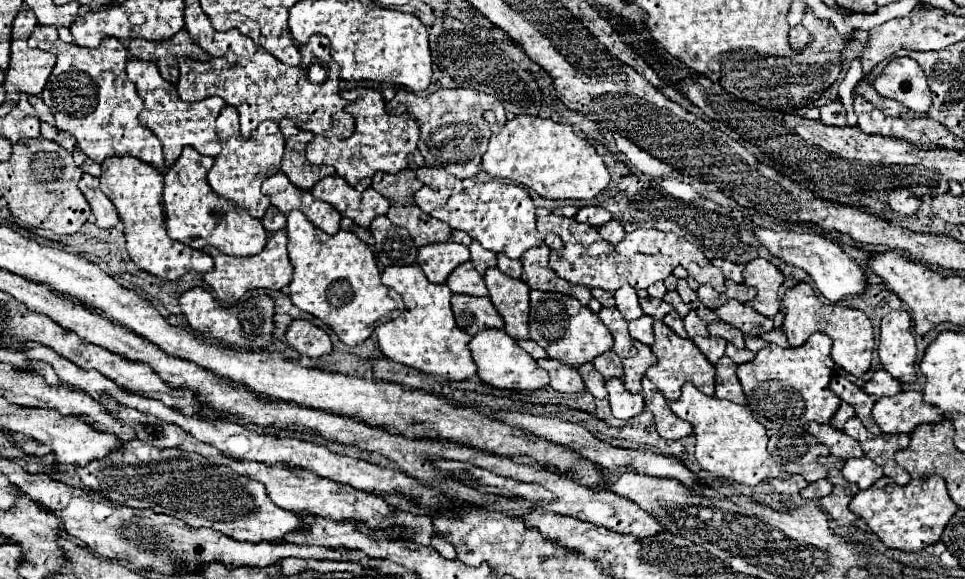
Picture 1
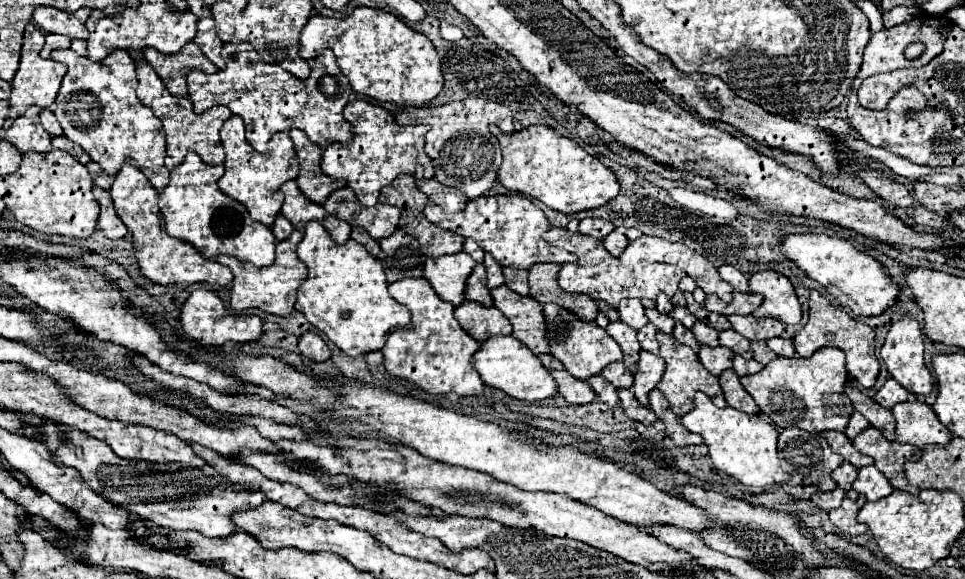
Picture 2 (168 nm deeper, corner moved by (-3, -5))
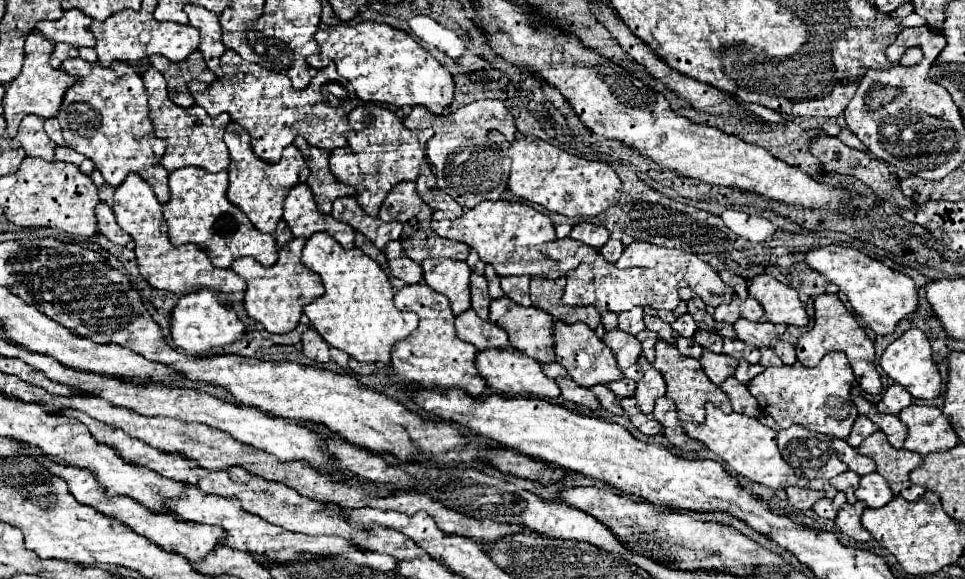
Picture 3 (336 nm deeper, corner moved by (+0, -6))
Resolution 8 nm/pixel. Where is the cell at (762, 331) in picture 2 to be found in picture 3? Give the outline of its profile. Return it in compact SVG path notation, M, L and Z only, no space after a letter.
M739 320L733 324L737 338L743 340L745 344L753 344L757 348L761 346L771 346L773 340L777 340L787 326L785 324L771 324L771 322L749 322L749 320Z

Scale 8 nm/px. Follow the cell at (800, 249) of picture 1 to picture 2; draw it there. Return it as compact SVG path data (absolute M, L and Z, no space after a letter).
M816 233L788 235L782 239L780 251L792 263L796 263L810 279L818 281L828 289L828 293L838 301L840 307L848 309L856 317L860 315L880 315L898 297L898 285L890 281L882 265L866 253L860 253L854 245L844 239Z

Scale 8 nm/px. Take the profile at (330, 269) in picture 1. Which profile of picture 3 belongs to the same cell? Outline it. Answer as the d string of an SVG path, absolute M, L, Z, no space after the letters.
M313 234L303 248L303 266L317 272L323 280L325 294L305 306L311 326L327 340L329 346L347 352L351 358L371 364L391 364L391 348L417 328L415 312L401 312L393 304L393 288L383 268L359 248L343 250L329 234Z

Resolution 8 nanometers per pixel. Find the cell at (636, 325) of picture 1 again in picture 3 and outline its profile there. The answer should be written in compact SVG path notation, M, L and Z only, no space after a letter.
M643 330L643 332L637 336L637 340L639 340L641 346L643 346L643 356L645 356L649 362L655 362L655 342L659 340L659 336L657 336L655 332L651 332L651 330Z

